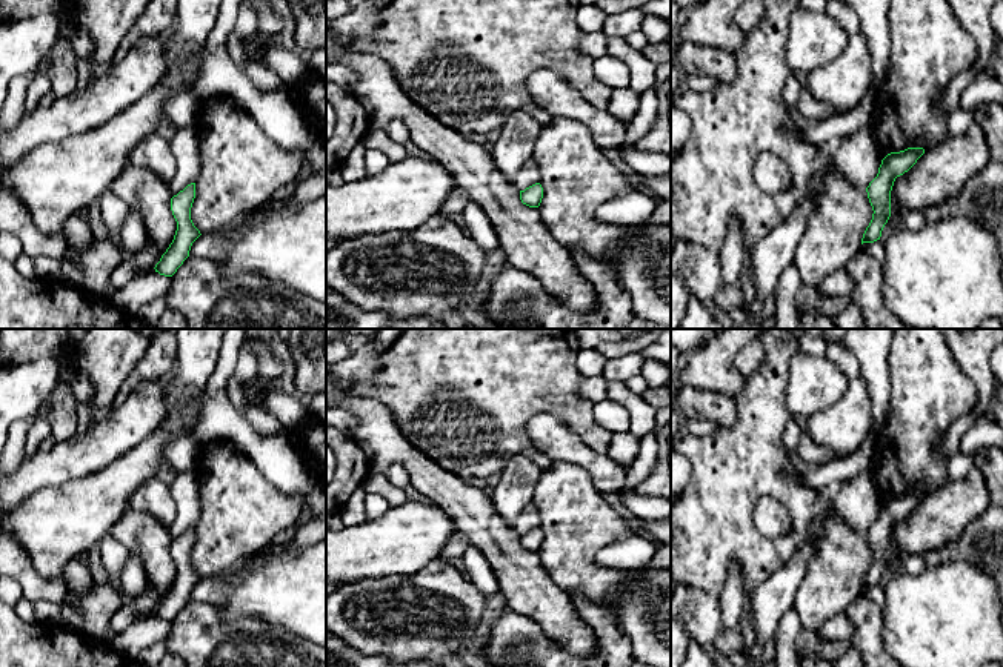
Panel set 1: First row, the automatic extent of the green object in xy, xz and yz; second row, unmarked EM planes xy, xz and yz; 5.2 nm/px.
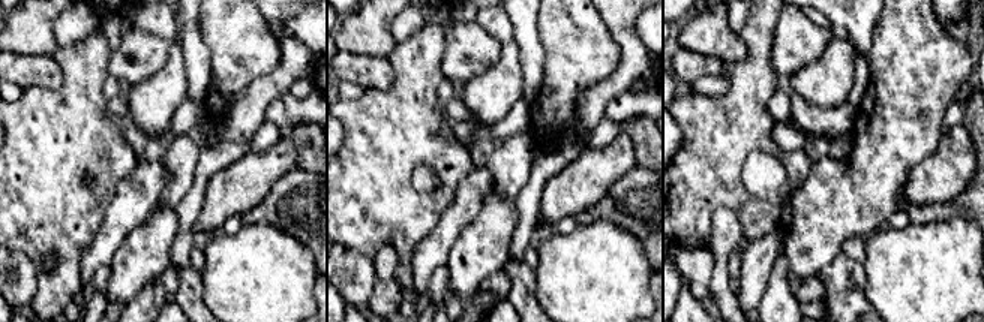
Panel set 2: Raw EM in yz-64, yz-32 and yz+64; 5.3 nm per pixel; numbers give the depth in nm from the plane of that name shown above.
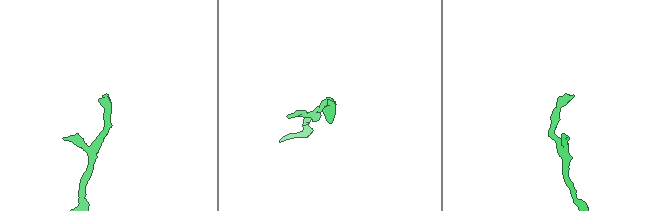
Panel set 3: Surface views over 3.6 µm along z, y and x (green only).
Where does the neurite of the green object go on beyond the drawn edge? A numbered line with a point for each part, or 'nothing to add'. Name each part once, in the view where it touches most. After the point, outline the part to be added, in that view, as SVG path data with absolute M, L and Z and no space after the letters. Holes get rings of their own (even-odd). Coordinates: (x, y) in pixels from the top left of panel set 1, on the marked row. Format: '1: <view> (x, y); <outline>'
1: yz (859, 157); M872 126L858 129L843 138L834 157L834 164L851 184L868 187L881 164L881 152Z

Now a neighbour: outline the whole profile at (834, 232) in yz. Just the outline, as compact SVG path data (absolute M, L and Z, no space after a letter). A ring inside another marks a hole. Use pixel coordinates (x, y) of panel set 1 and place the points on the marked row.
M834 161L829 164L832 172L826 177L817 209L808 221L794 258L801 283L814 289L831 274L845 269L851 258L861 251L861 238L874 214L866 187L851 184Z

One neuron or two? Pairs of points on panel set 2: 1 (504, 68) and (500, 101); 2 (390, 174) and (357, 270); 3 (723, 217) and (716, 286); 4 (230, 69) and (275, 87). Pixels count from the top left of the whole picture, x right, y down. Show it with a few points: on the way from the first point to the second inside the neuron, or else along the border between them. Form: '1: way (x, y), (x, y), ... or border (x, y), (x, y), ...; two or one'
1: way (504, 75), (500, 93); one
2: border (342, 244), (357, 249), (372, 259); two
3: way (723, 234), (720, 270); one
4: border (282, 57), (273, 71), (251, 81), (230, 104); two

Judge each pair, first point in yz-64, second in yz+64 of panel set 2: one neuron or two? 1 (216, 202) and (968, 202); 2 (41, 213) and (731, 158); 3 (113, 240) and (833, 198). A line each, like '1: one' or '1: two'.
1: two
2: one
3: two

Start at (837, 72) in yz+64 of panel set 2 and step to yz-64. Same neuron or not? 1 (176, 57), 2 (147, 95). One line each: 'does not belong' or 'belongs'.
1: belongs
2: belongs

